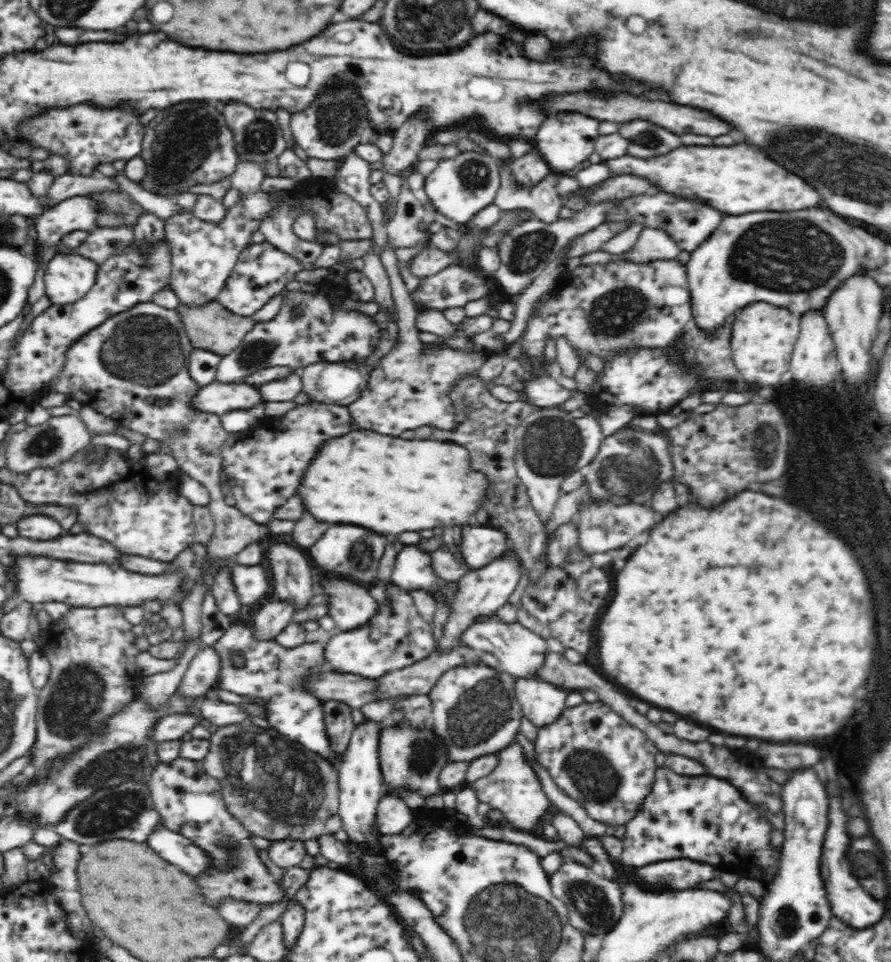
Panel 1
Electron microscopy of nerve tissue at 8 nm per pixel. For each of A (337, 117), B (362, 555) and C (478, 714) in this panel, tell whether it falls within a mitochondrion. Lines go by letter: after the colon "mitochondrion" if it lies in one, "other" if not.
A: mitochondrion
B: mitochondrion
C: mitochondrion

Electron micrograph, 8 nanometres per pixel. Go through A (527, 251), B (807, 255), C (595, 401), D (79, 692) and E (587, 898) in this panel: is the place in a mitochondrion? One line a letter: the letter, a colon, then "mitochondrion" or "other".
A: mitochondrion
B: mitochondrion
C: other
D: mitochondrion
E: mitochondrion

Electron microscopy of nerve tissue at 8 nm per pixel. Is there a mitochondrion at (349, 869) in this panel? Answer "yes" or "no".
no

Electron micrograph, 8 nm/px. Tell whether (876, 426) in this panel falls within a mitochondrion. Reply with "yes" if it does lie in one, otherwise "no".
no

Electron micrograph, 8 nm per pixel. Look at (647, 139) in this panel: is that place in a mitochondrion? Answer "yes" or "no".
yes

